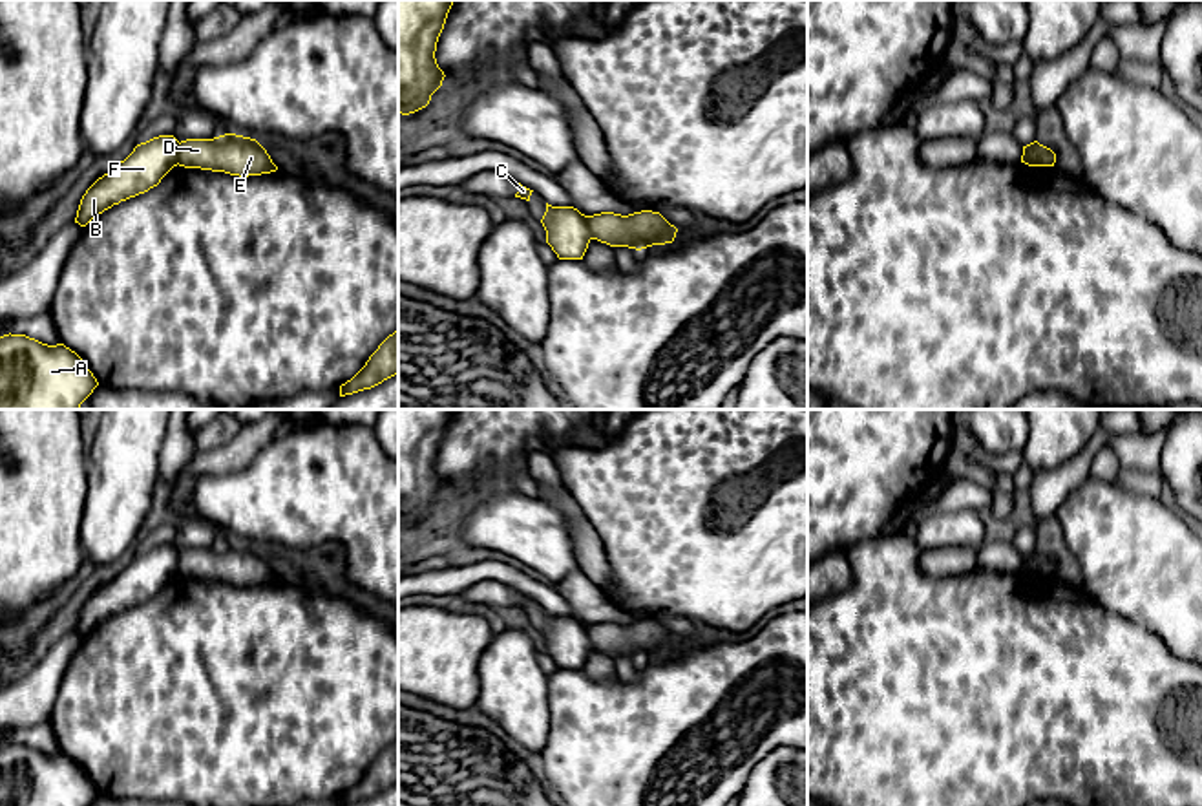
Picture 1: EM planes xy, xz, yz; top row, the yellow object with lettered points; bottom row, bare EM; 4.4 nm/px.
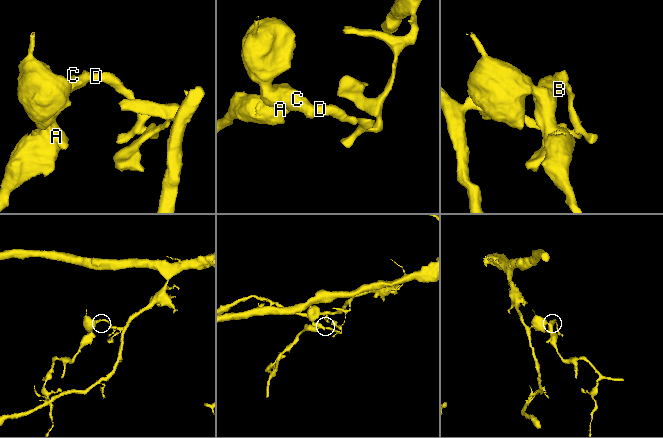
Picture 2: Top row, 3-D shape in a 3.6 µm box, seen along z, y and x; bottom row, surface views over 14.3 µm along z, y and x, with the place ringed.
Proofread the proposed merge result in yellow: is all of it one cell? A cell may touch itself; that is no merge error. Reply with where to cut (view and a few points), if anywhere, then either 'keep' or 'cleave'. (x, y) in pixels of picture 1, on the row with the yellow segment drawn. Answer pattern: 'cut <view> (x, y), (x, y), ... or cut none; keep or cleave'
cut yz (1034, 141), (1038, 165); cleave

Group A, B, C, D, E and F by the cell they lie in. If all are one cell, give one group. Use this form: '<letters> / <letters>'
A B C F / D E

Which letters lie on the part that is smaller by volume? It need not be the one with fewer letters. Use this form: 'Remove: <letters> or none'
Remove: A, B, C, F

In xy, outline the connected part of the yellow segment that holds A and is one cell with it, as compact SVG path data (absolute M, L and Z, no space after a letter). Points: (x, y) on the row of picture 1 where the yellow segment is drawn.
M0 336L0 409L79 409L97 386L84 360L64 344Z

